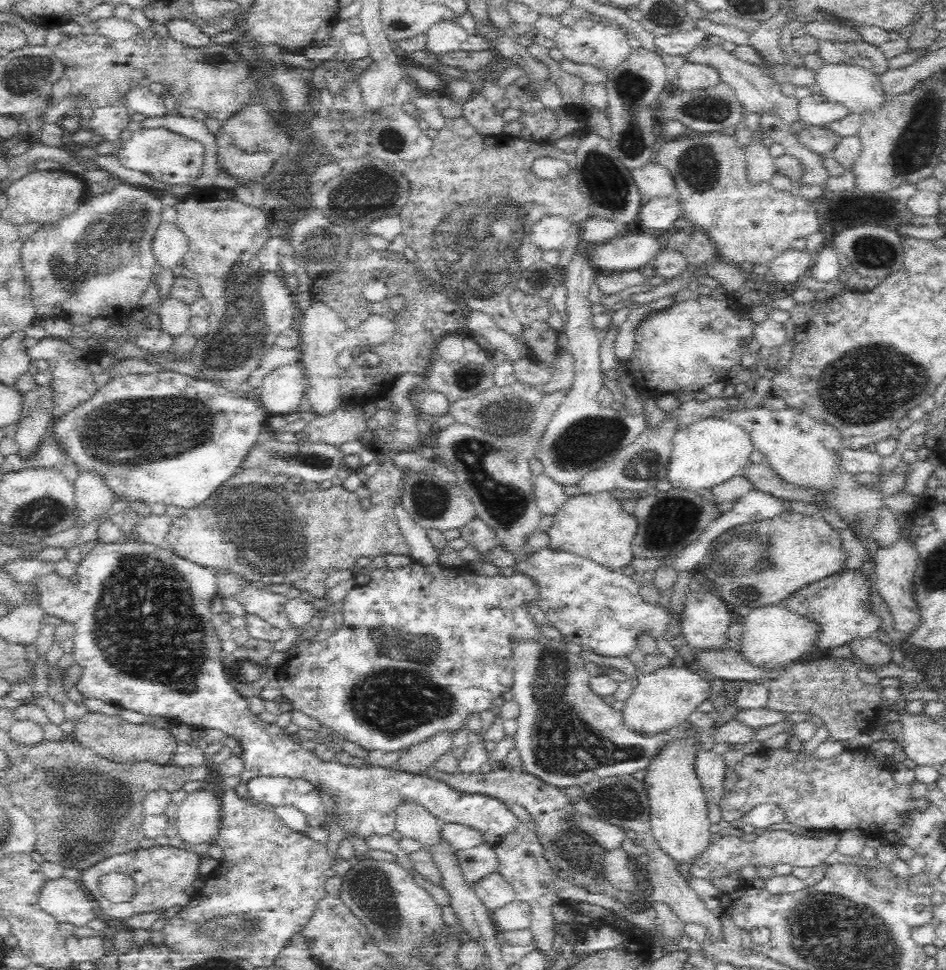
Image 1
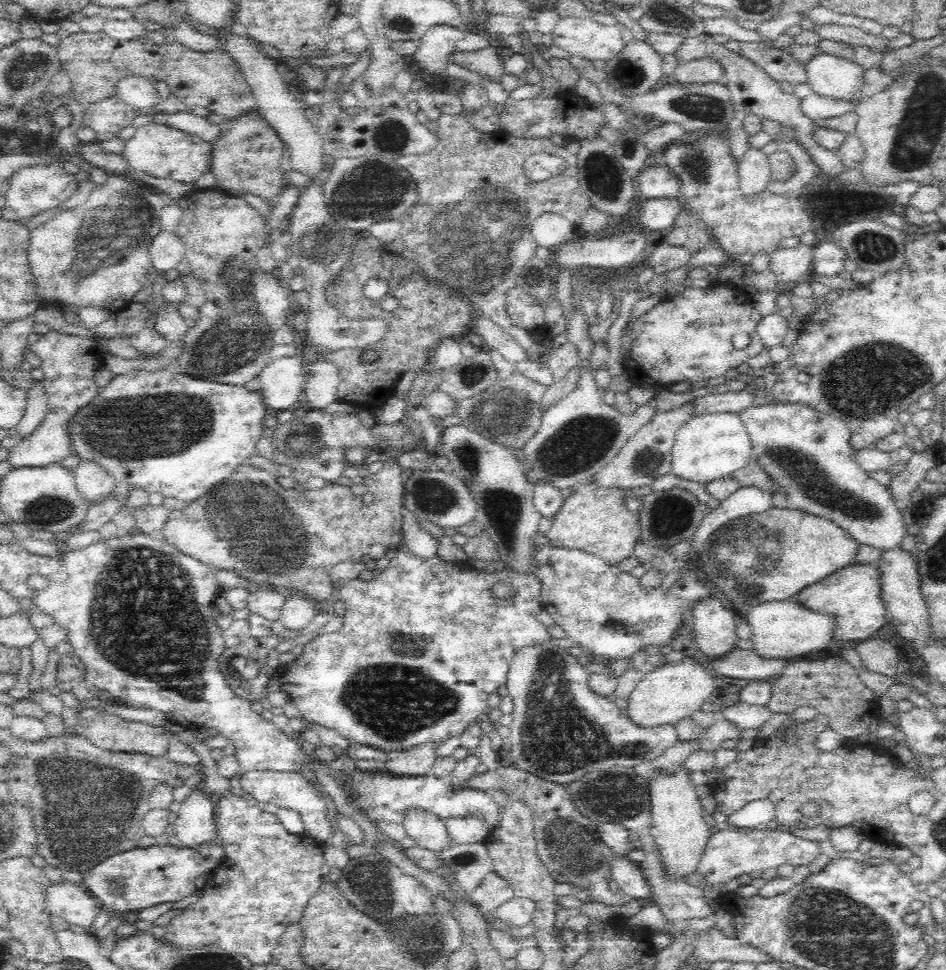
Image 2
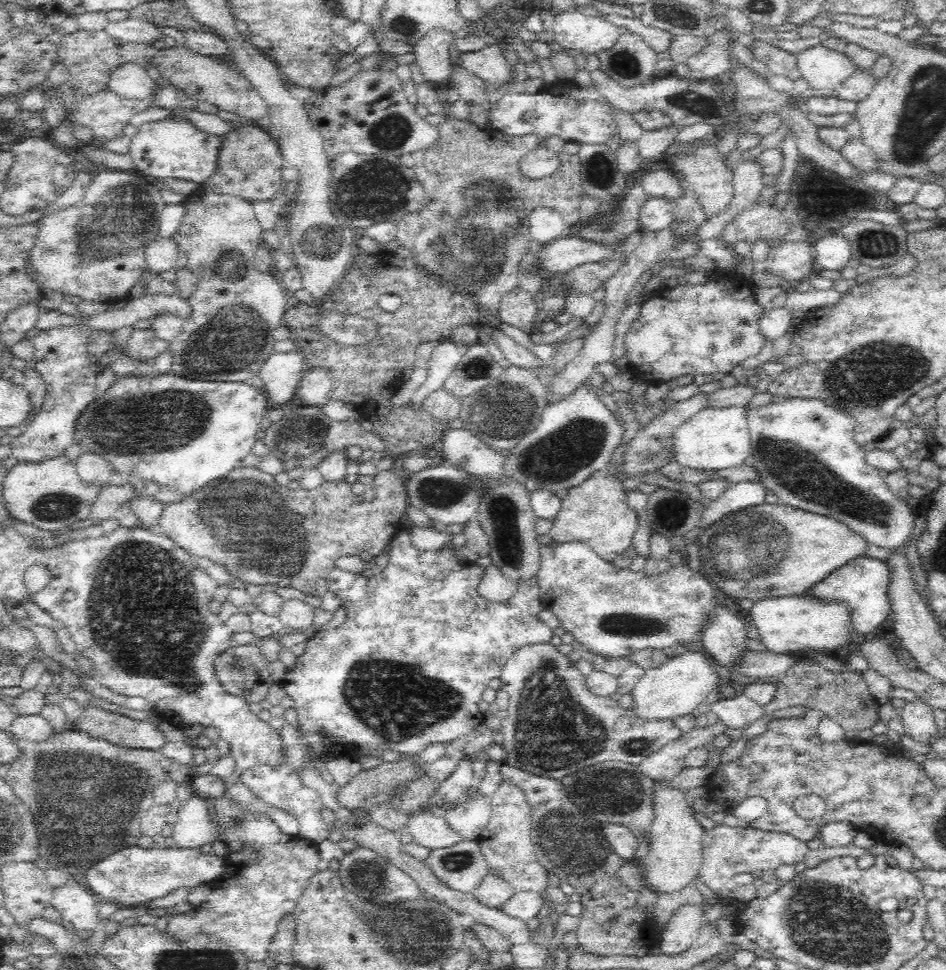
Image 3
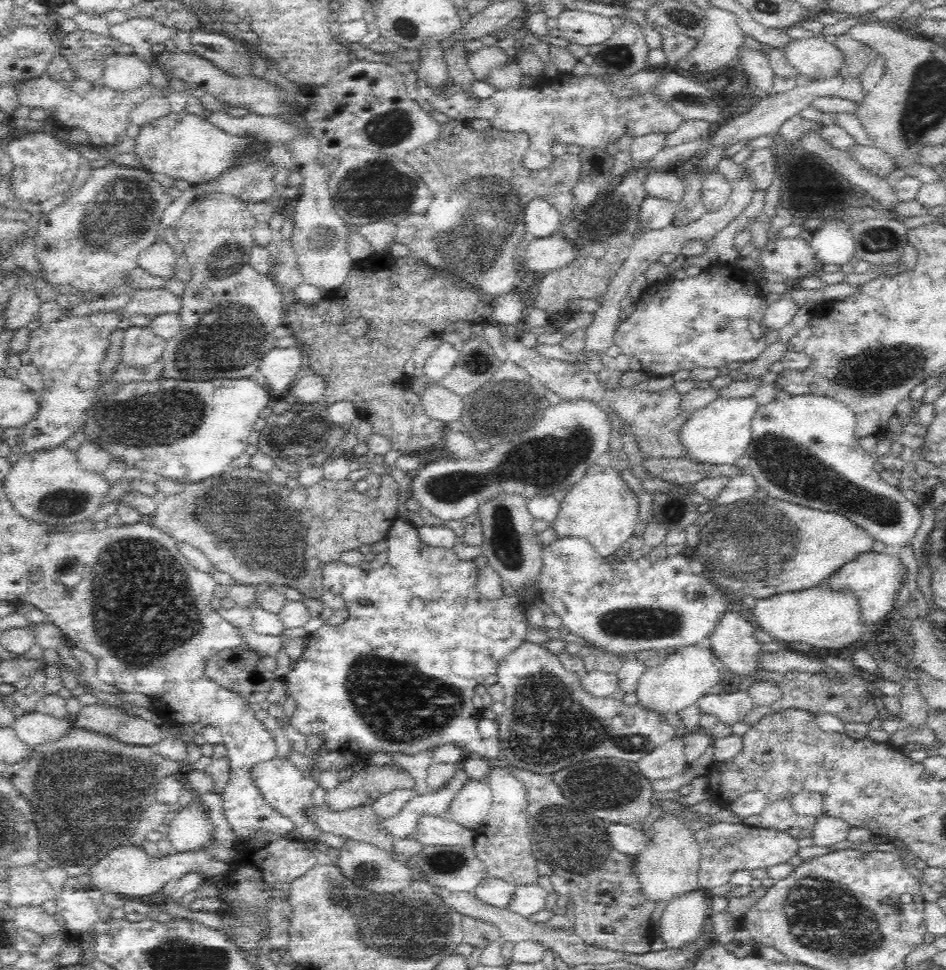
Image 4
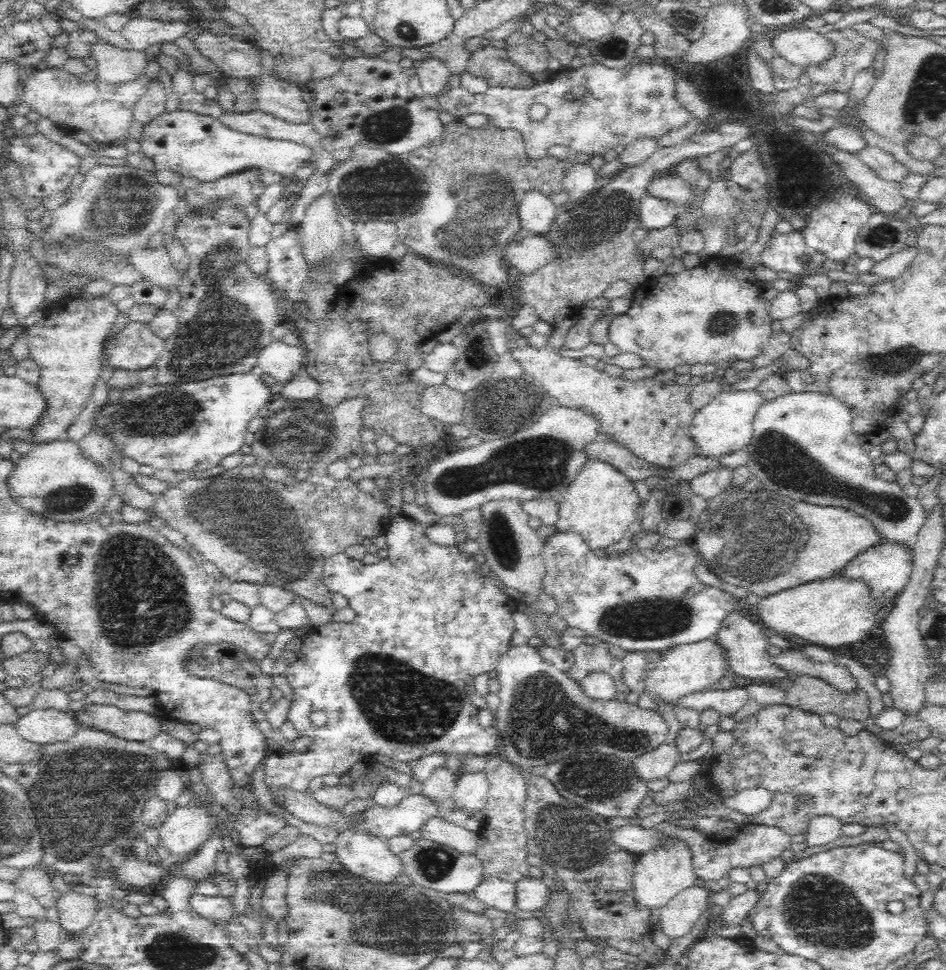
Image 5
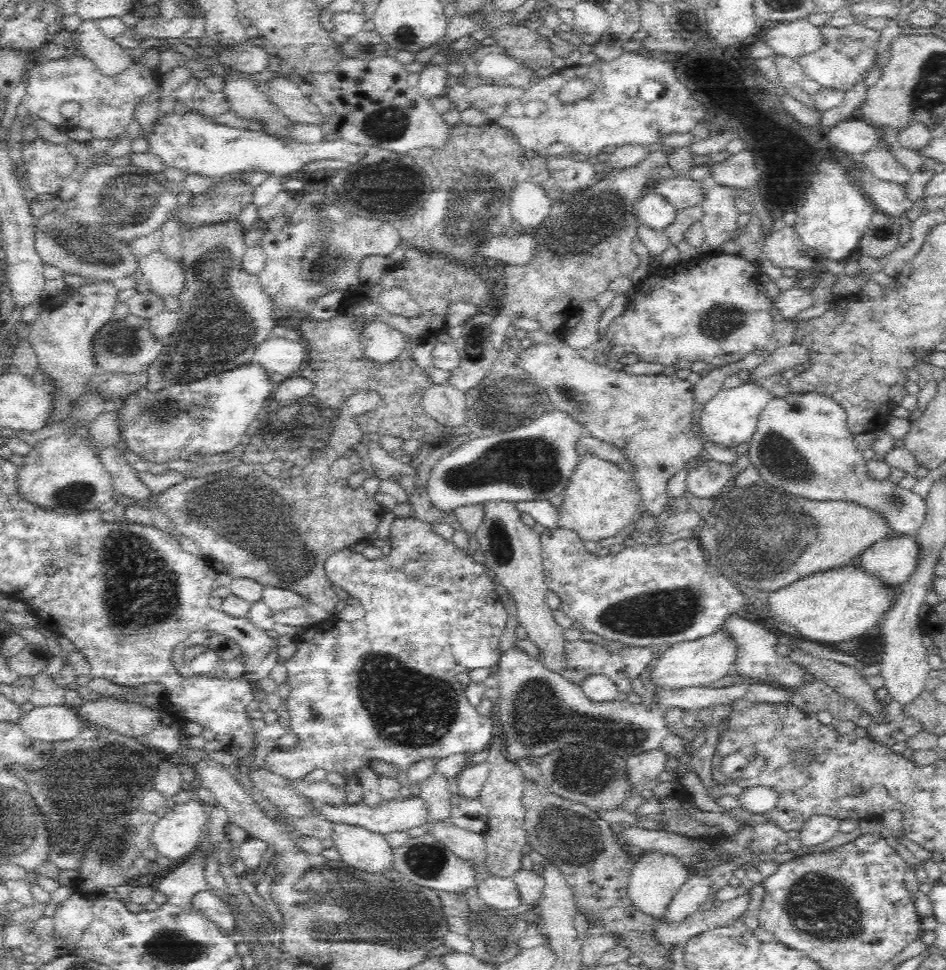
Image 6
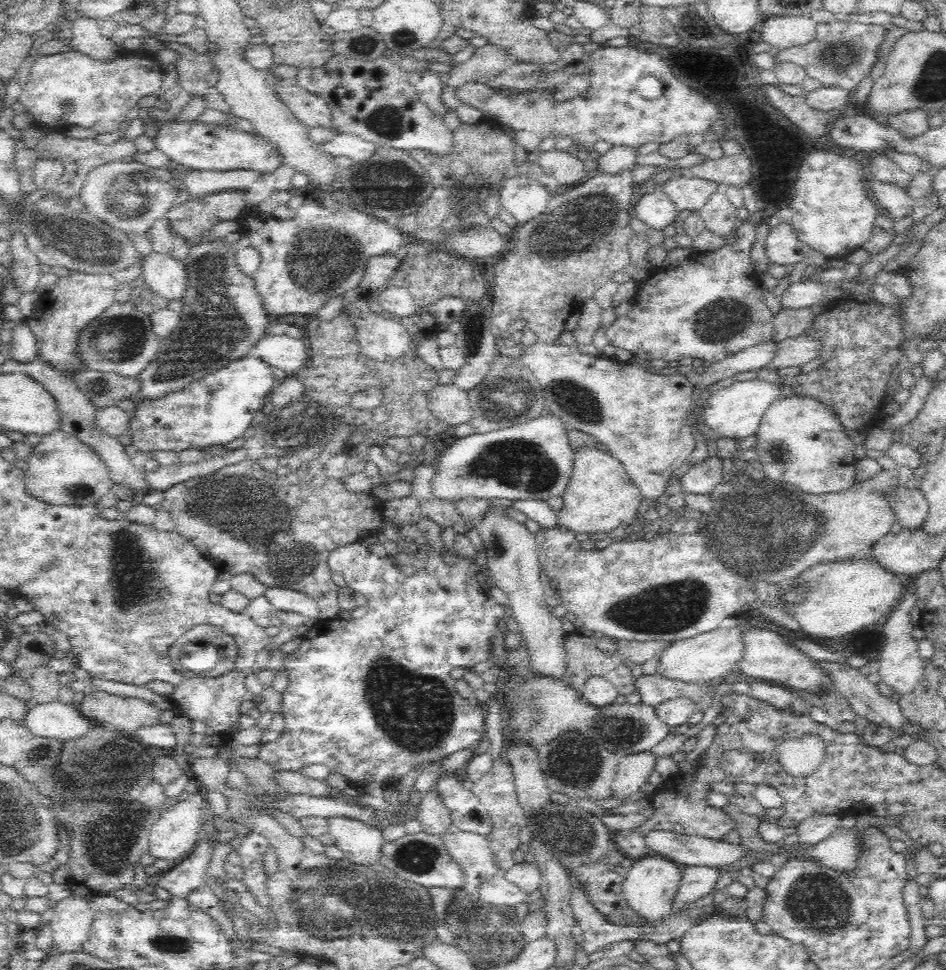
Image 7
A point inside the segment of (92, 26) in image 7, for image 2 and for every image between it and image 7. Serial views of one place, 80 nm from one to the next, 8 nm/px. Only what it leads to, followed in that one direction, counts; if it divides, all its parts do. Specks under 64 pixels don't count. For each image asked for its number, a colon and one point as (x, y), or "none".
2: (139, 91)
3: (131, 80)
4: (121, 71)
5: (112, 64)
6: (111, 59)

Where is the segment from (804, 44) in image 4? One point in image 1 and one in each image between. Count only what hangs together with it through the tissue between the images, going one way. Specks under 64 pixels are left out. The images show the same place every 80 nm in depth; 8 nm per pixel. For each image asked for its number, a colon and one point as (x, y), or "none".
1: (856, 88)
2: (828, 75)
3: (824, 68)

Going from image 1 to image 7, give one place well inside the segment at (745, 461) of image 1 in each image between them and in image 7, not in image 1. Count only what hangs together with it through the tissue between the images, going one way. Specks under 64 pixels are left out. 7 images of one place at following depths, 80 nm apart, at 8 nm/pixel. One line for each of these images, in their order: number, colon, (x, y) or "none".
2: (711, 446)
3: (716, 438)
4: (720, 433)
5: (725, 425)
6: (729, 418)
7: (735, 411)

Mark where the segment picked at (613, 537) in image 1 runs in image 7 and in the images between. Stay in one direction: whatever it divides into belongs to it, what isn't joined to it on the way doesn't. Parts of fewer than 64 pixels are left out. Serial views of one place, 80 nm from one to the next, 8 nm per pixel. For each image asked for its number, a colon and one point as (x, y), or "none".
2: (594, 518)
3: (596, 513)
4: (601, 508)
5: (600, 505)
6: (601, 499)
7: (600, 497)

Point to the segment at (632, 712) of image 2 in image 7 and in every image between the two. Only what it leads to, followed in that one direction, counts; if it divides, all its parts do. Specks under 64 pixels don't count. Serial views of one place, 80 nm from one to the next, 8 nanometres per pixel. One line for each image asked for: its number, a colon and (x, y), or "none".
3: (675, 688)
4: (672, 686)
5: (686, 668)
6: (700, 662)
7: (714, 653)

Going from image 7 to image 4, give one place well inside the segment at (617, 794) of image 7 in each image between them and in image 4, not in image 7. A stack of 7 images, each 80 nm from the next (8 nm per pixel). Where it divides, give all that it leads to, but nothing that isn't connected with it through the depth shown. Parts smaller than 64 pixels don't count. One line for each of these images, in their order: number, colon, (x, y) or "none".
4: (667, 760)
5: (655, 764)
6: (639, 770)

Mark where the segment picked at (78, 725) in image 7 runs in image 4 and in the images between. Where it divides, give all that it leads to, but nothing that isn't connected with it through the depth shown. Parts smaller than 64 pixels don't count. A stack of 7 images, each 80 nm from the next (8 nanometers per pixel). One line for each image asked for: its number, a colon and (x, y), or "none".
4: (34, 728)
5: (44, 726)
6: (54, 723)

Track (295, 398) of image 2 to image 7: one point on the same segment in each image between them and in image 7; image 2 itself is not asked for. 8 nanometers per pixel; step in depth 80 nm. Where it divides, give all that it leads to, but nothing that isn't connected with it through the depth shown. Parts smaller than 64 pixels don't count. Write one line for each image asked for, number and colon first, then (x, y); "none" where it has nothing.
3: (281, 371)
4: (281, 365)
5: (280, 359)
6: (280, 355)
7: (280, 351)

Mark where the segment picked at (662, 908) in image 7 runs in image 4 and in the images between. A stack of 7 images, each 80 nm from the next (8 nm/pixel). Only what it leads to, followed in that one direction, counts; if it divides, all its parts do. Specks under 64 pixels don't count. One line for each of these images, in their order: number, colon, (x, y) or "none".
4: (668, 866)
5: (660, 874)
6: (655, 878)

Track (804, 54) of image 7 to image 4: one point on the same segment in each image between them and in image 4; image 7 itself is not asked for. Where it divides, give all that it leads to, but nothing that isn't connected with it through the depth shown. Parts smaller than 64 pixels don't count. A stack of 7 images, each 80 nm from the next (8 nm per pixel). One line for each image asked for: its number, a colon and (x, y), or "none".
4: (857, 56)
5: (853, 53)
6: (847, 54)

